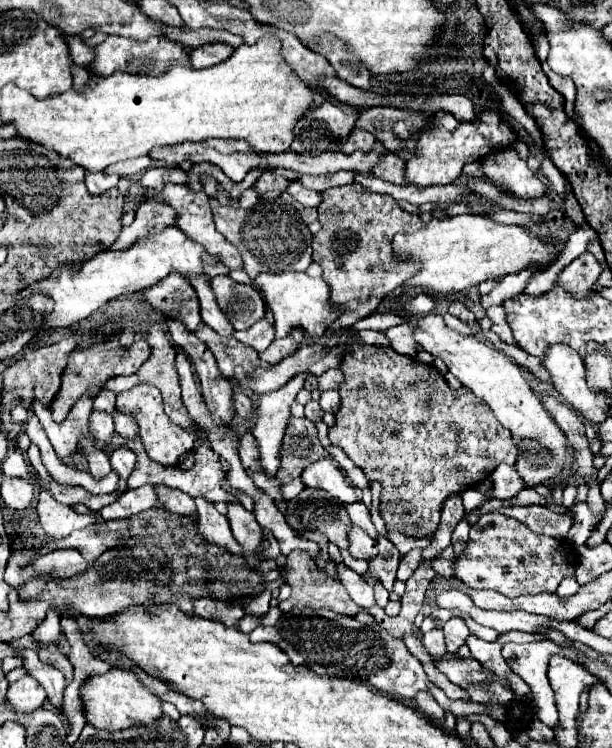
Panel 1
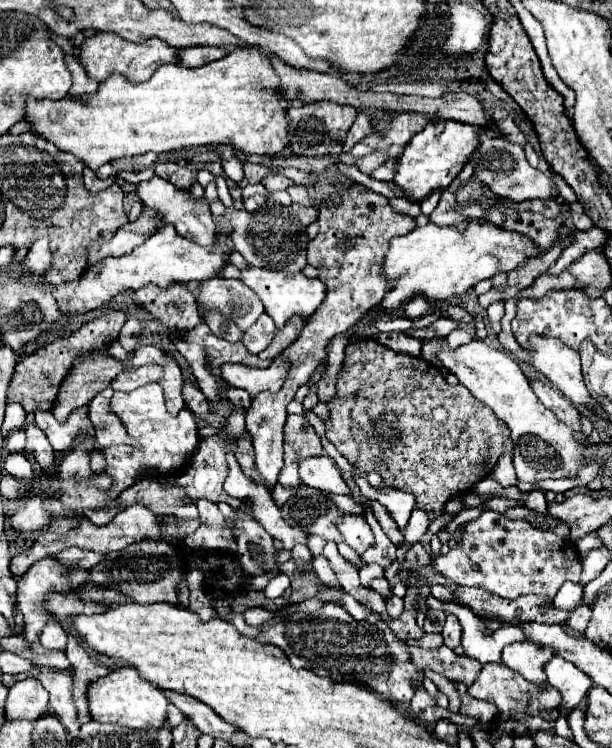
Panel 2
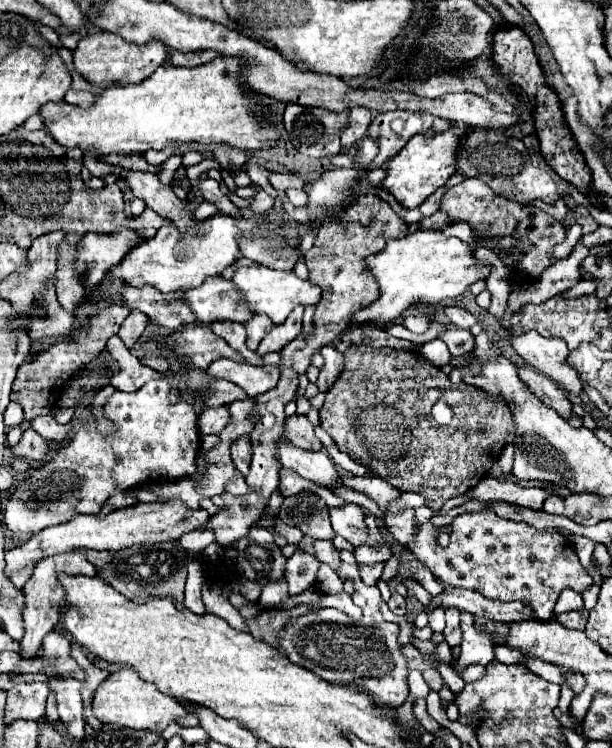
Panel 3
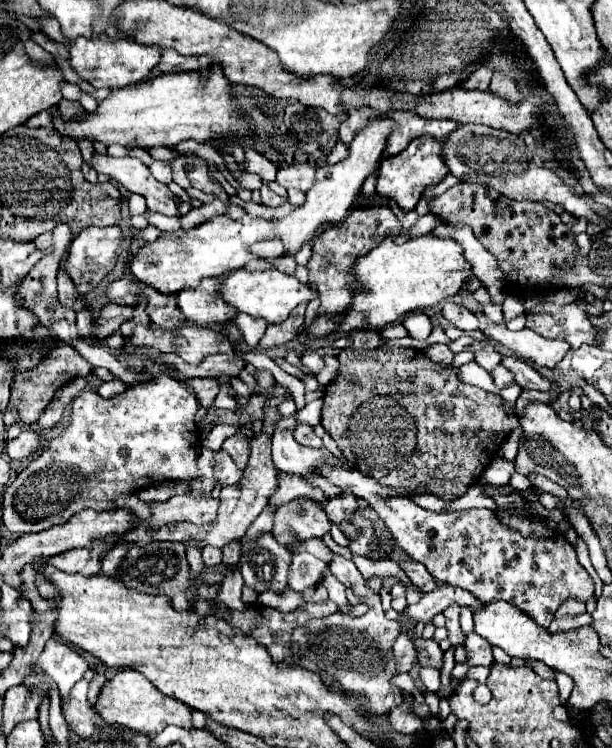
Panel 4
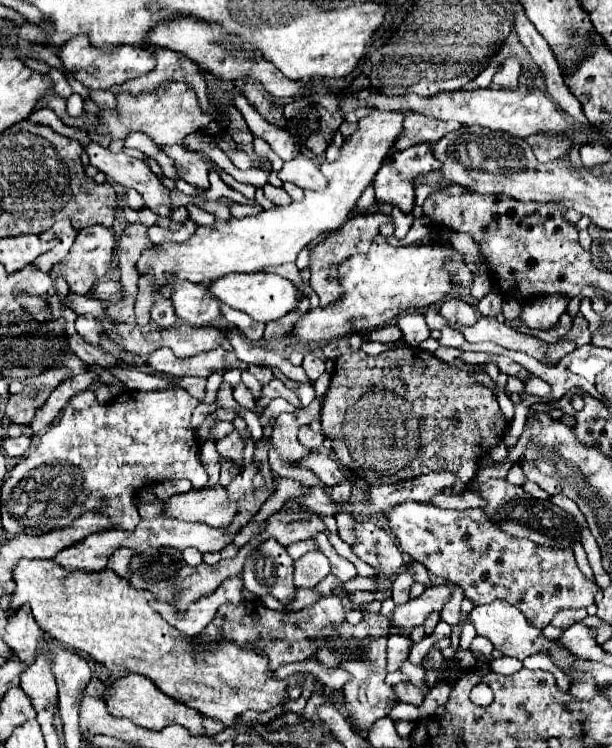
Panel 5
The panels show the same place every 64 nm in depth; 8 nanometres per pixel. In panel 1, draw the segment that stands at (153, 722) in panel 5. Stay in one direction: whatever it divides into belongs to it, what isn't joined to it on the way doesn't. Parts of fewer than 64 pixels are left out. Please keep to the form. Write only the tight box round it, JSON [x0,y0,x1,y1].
[80,666,162,732]

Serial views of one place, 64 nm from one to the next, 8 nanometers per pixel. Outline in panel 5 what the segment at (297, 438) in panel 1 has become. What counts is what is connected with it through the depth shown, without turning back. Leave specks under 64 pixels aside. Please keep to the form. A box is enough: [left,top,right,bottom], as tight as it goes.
[250,426,324,523]

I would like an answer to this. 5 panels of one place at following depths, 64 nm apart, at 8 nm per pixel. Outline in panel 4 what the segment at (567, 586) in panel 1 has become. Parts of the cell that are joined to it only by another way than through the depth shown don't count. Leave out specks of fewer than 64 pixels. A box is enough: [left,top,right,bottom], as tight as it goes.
[556,598,586,616]

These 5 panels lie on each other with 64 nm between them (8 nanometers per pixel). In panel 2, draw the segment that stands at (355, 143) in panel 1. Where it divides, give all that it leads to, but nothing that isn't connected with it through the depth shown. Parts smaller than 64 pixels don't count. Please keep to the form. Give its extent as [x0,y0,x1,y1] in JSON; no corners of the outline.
[344,112,372,152]

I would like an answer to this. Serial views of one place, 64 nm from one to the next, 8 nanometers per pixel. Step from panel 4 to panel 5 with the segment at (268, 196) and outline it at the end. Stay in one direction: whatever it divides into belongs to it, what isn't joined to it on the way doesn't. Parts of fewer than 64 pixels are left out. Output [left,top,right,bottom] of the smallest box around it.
[262,184,290,206]

